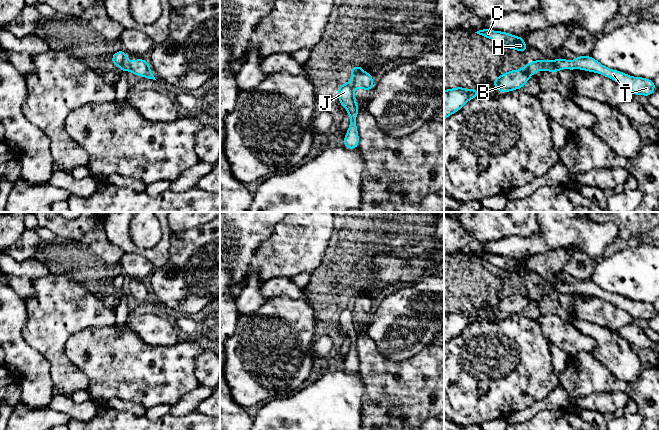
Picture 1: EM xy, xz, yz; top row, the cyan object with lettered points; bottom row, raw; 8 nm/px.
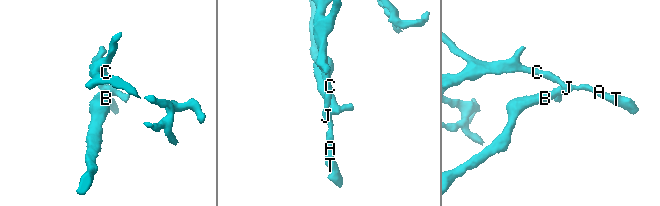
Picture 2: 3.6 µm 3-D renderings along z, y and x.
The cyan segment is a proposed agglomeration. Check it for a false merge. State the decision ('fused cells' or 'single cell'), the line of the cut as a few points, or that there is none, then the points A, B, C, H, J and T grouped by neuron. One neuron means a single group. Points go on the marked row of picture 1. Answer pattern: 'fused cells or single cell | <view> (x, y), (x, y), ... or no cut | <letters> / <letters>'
fused cells | yz (538, 61), (540, 69) | A C H J T / B

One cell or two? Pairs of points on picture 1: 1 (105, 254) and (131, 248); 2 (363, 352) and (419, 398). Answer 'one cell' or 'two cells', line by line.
1: two cells
2: one cell

